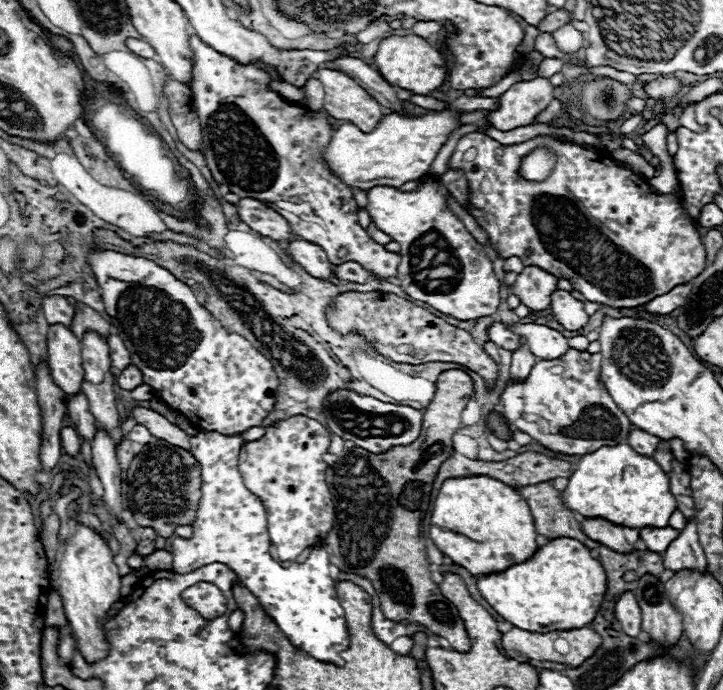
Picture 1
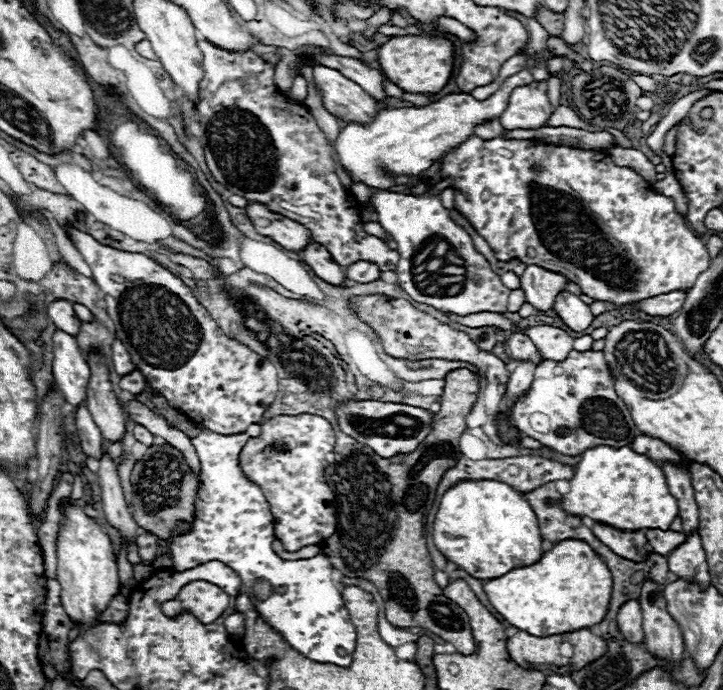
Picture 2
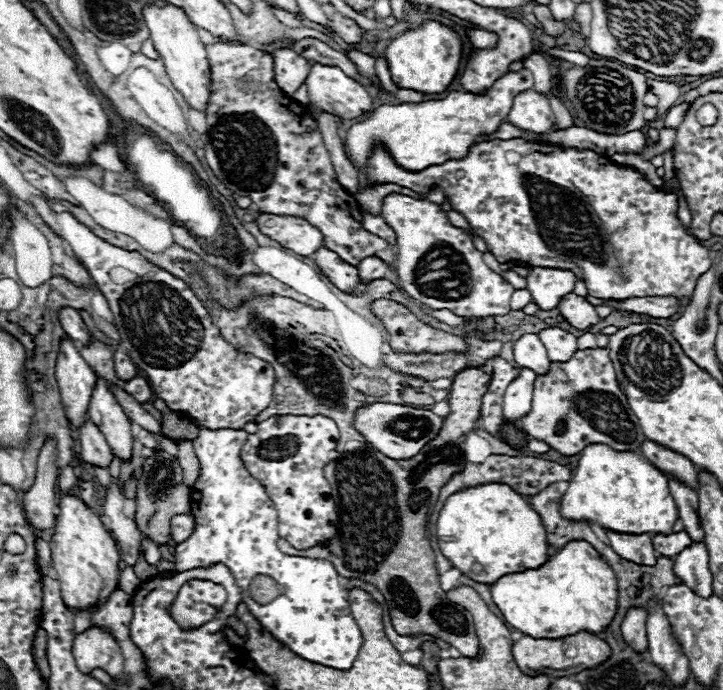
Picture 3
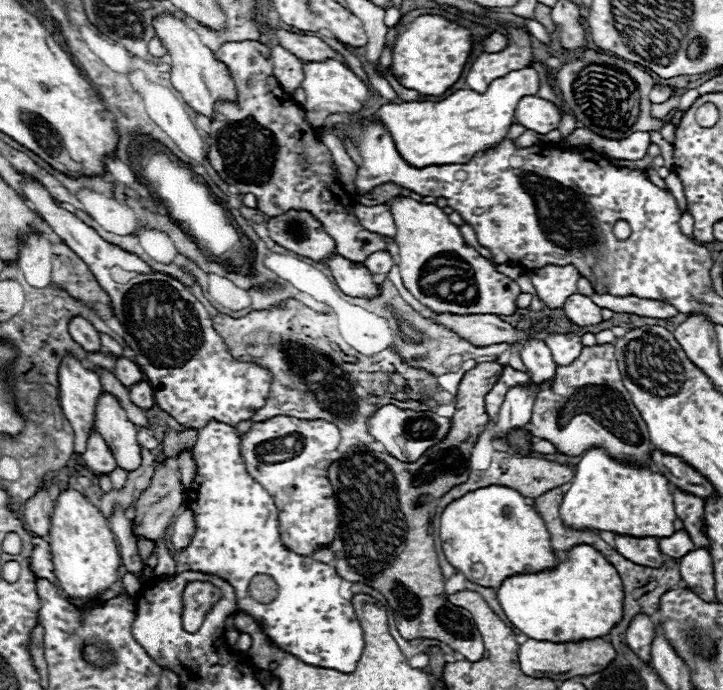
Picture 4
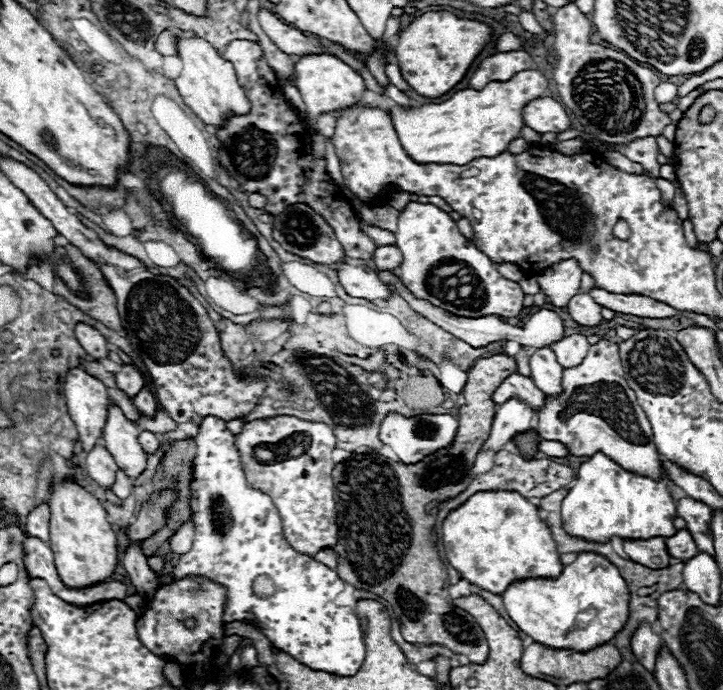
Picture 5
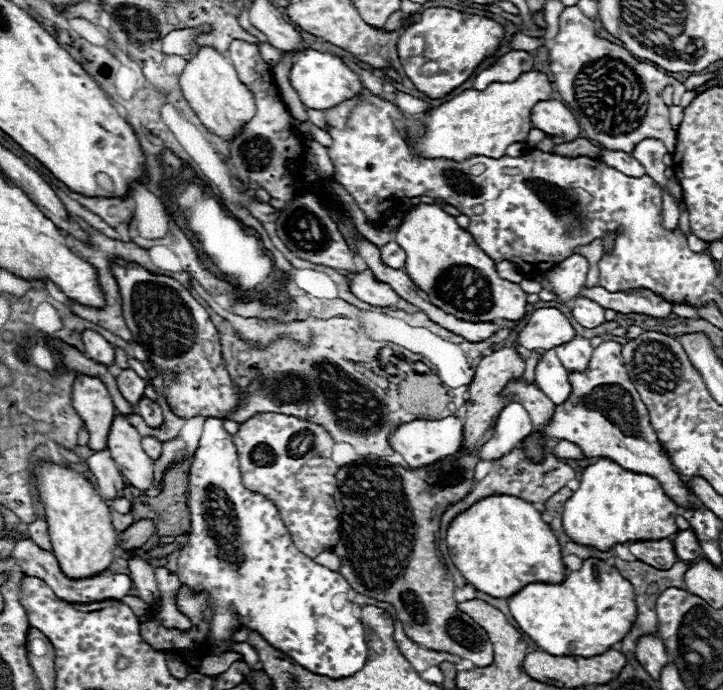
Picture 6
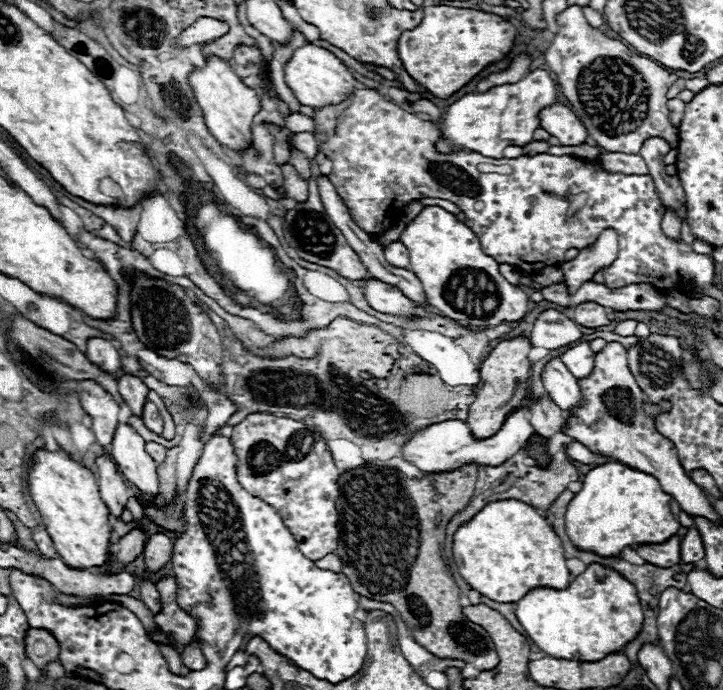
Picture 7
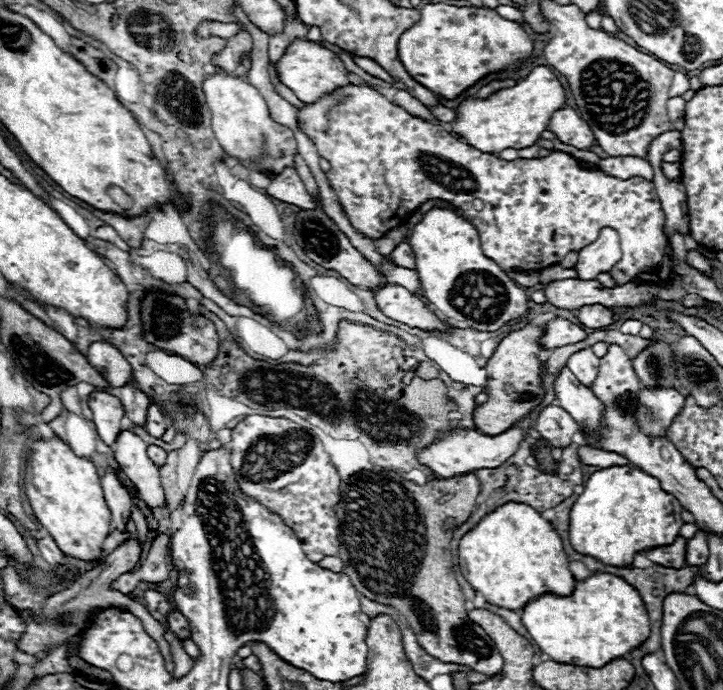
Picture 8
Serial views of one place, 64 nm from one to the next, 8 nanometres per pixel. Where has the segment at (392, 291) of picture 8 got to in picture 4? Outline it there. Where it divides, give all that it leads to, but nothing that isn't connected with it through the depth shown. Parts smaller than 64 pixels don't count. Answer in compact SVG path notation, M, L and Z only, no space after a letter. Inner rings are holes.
M340 254L326 258L324 264L332 272L334 282L338 284L338 288L344 294L348 294L348 296L368 296L368 298L378 294L378 288L374 284L374 276L368 274L368 270L364 270L362 264L348 262Z

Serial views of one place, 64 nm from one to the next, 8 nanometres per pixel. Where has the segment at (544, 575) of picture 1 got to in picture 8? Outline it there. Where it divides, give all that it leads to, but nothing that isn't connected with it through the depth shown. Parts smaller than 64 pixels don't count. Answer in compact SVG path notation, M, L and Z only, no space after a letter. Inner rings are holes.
M592 572L586 580L578 580L570 596L542 594L528 600L520 618L544 654L574 666L600 668L612 658L626 656L650 634L648 612L638 590L624 578L606 572Z

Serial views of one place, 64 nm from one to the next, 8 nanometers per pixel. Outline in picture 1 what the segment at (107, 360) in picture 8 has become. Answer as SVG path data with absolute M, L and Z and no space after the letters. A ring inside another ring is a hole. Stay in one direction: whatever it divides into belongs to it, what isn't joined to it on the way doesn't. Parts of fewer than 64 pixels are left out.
M44 296L42 310L48 324L64 324L72 322L72 304L64 296Z

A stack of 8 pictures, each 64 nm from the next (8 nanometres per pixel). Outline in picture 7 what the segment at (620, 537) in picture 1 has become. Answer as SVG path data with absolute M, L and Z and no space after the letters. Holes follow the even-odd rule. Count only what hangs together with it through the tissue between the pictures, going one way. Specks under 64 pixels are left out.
M672 536L662 544L640 544L634 550L654 566L674 566L680 562L680 536Z

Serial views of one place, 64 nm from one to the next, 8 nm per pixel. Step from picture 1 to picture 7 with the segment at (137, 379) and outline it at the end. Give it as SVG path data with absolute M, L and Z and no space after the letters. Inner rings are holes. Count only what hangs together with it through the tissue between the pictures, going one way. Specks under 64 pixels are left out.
M146 402L146 404L144 404L142 420L144 420L146 428L152 430L152 432L158 432L158 434L160 434L162 428L164 428L164 420L162 420L162 416L160 416L160 410L158 410L156 404L152 404L152 402Z

